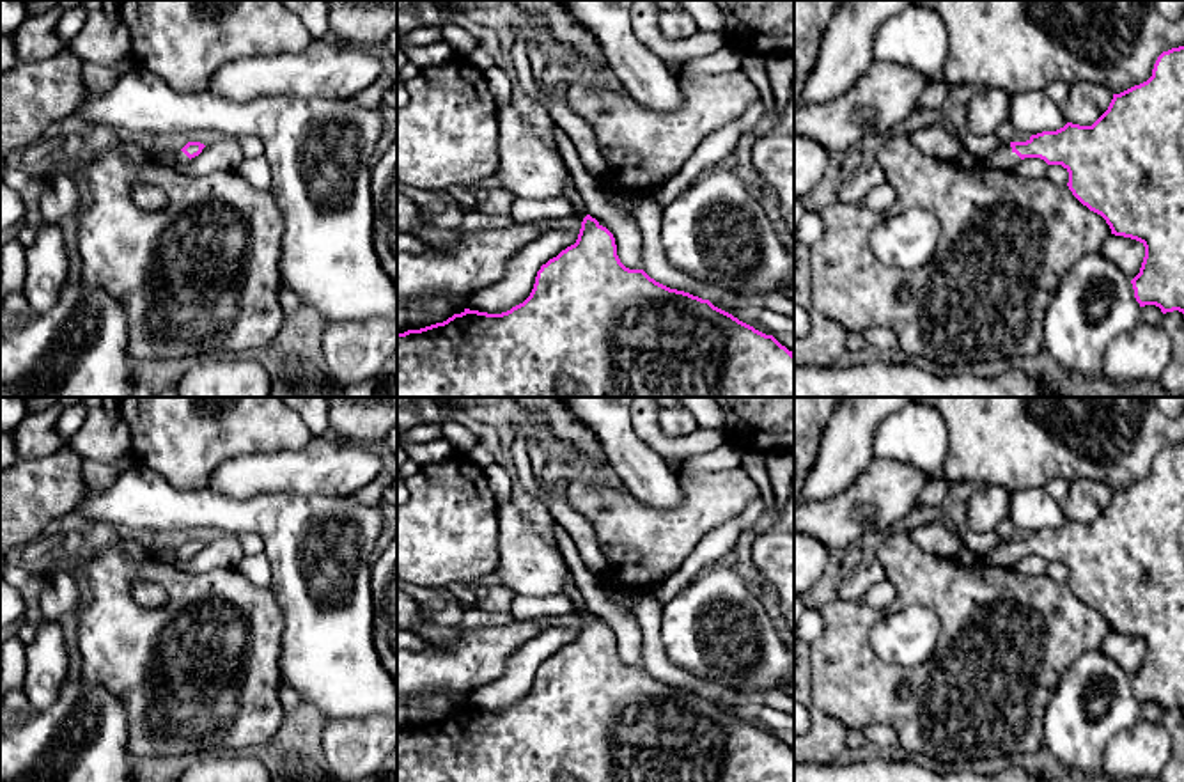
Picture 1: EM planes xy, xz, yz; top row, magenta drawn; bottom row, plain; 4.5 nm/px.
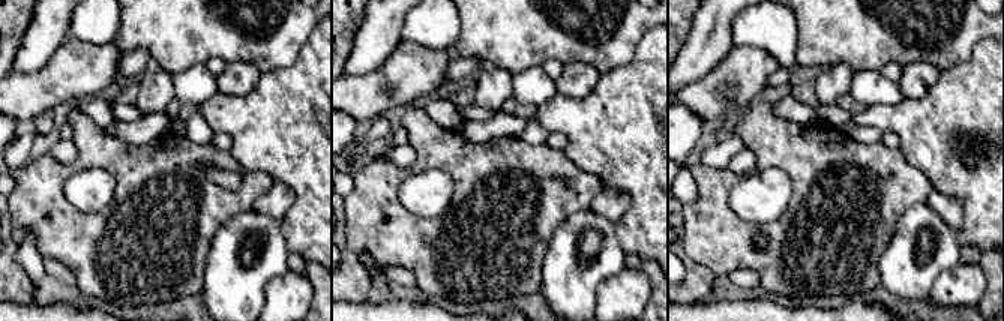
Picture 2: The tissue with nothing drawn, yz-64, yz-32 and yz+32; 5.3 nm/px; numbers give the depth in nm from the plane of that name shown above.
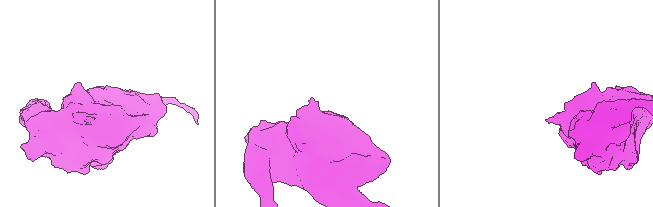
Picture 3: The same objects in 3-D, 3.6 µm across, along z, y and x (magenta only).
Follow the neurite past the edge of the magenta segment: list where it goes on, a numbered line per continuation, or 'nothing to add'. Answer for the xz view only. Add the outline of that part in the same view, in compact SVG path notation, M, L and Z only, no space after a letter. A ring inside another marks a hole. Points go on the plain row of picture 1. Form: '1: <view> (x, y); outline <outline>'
1: xz (573, 591); outline M573 575L567 580L567 596L573 599L576 606L574 614L580 619L583 619L583 615L588 612L588 605L587 605L587 599L581 596Z

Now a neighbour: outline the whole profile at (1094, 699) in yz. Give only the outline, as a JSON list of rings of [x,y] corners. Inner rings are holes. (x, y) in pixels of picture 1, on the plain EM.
[[[1101,649],[1078,656],[1060,676],[1044,711],[1044,741],[1071,771],[1104,778],[1110,739],[1140,715],[1131,676]]]

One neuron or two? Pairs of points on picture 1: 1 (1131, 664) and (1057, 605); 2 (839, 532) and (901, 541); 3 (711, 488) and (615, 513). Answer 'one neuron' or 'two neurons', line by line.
1: two neurons
2: two neurons
3: one neuron

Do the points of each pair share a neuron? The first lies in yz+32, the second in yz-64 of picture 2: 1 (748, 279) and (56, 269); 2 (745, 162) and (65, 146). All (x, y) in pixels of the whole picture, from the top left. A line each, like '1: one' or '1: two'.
1: one
2: one

